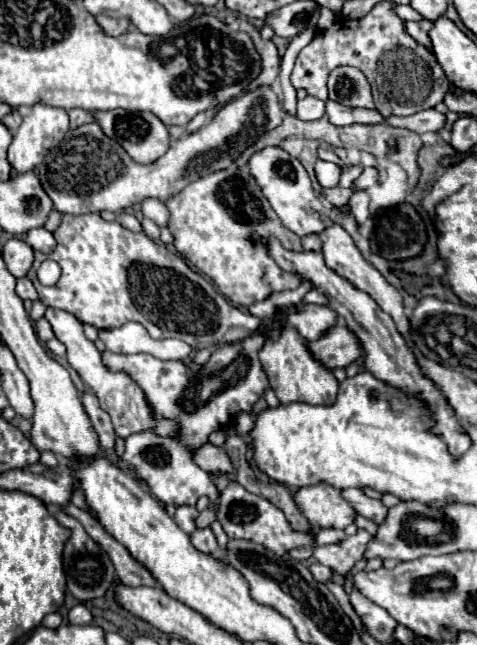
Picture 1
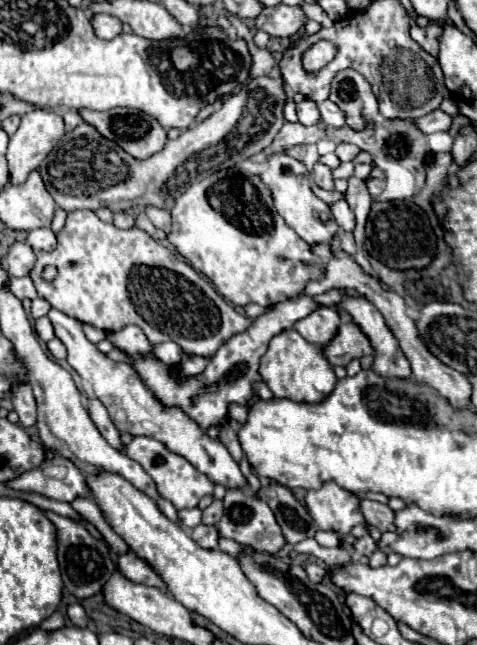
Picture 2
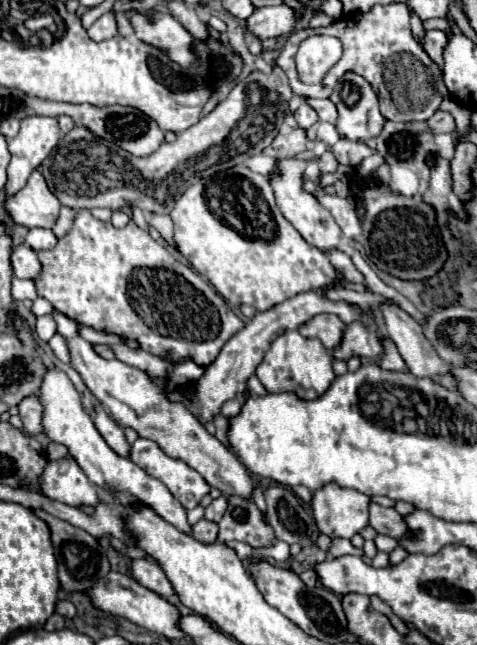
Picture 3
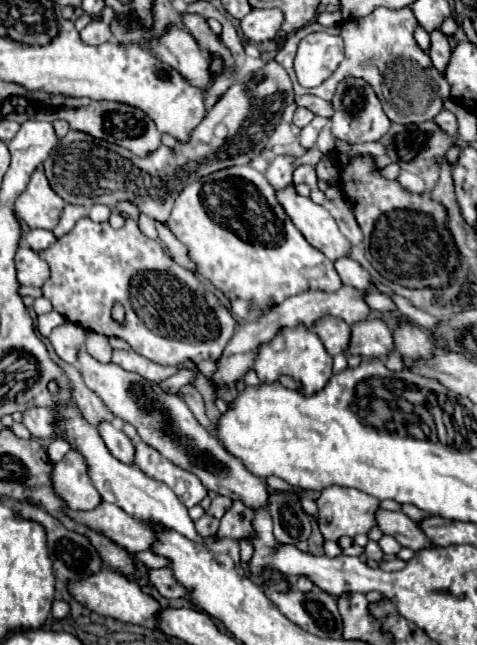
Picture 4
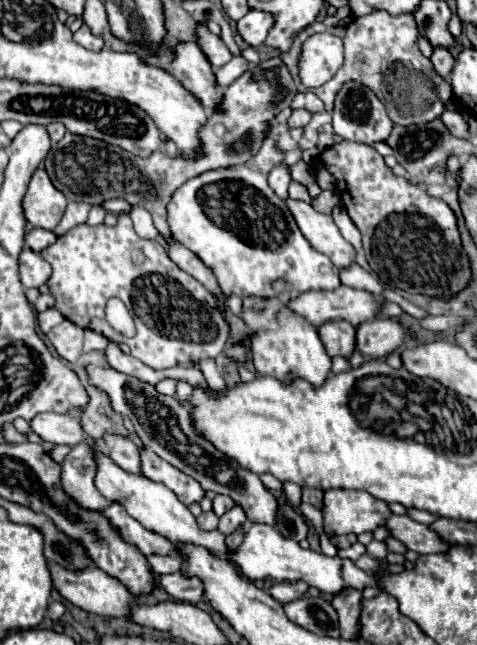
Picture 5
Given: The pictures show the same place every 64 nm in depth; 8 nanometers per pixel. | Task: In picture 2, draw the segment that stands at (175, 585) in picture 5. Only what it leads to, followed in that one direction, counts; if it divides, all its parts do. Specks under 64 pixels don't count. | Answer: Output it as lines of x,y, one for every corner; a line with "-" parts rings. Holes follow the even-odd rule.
124,554
124,556
118,556
118,568
120,572
136,582
136,584
144,584
144,586
154,586
154,588
160,588
162,592
168,594
168,588
164,584
164,580
160,578
160,574
142,558
138,558
136,554

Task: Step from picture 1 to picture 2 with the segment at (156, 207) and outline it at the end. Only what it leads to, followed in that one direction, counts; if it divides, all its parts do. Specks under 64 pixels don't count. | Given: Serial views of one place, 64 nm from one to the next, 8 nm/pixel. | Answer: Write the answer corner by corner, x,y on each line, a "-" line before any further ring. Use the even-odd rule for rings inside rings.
148,206
144,212
148,214
150,222
152,222
156,228
164,230
166,234
170,234
170,226
172,226
172,222
170,222
170,212
160,210
160,208
152,208
152,206

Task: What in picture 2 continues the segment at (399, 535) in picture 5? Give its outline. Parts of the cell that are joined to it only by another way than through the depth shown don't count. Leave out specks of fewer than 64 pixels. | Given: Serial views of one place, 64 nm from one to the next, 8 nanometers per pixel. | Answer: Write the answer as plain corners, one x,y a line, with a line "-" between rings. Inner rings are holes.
362,498
360,506
362,506
362,514
364,514
364,518
370,526
378,528
380,532
392,532
392,528
396,528
392,524
394,510
390,506
380,504
380,502
372,502
372,500
366,500
366,498

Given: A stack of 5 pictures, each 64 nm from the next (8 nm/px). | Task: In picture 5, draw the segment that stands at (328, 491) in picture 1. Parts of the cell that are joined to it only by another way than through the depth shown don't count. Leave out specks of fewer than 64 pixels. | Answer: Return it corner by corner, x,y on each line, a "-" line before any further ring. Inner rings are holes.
326,490
322,512
328,536
372,532
392,516
386,502
360,490

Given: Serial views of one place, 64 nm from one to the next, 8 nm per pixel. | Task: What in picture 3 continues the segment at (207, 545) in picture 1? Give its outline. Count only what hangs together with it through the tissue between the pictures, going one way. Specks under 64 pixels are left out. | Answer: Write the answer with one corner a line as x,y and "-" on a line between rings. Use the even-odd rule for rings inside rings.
200,520
192,526
192,536
204,544
210,544
210,542
216,542
218,538
218,524
216,522
210,522
210,520

